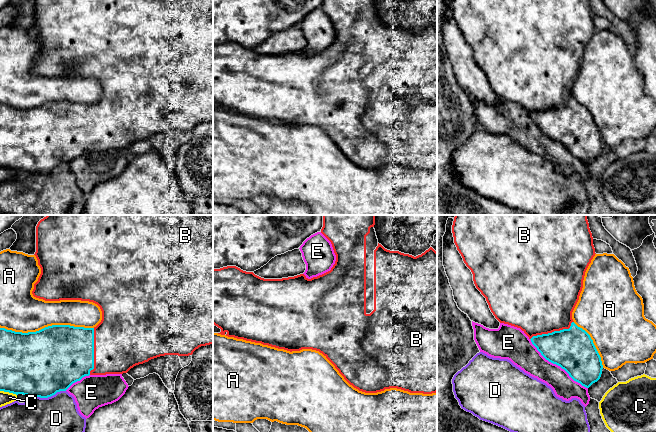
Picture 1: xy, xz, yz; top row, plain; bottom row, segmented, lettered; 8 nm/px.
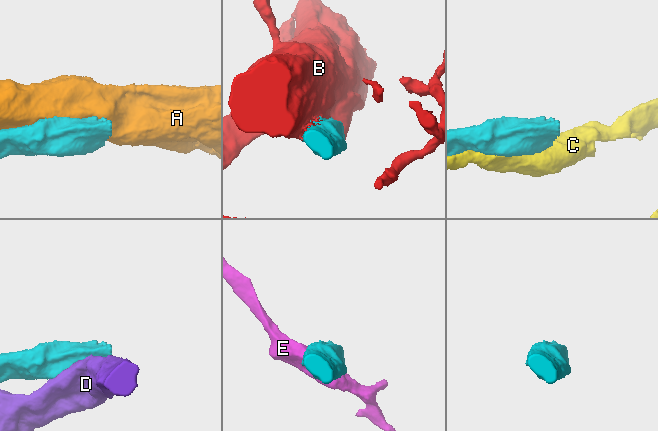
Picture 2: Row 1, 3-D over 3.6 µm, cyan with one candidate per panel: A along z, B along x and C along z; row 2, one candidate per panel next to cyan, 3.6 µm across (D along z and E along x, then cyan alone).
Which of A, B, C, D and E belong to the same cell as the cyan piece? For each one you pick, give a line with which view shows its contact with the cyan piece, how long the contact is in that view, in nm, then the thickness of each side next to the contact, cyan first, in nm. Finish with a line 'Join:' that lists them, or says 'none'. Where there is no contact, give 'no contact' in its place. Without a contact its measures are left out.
B: contact in xy; length 380 nm; calibres 480 and 460 nm
Join: B

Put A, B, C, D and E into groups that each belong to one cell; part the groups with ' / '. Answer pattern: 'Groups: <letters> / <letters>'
Groups: A / B / C / D / E

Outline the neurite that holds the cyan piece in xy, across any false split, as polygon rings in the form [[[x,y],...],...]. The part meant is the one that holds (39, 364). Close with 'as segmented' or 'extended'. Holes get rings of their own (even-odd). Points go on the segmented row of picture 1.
[[[47,215],[36,226],[36,252],[34,254],[41,268],[38,281],[34,284],[32,294],[34,297],[45,301],[81,300],[97,304],[102,311],[102,320],[94,328],[74,327],[70,325],[52,325],[36,332],[15,332],[0,328],[0,391],[13,394],[23,394],[31,397],[48,398],[57,392],[66,391],[73,383],[89,375],[123,374],[136,365],[148,362],[151,359],[165,356],[189,356],[201,346],[213,344],[213,215]]]; extended

